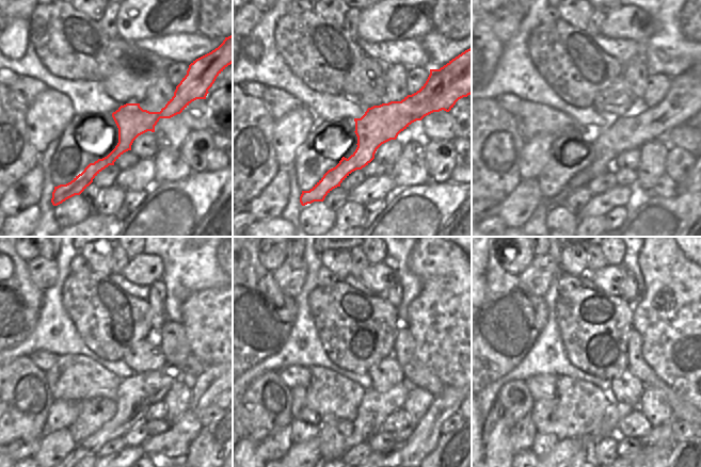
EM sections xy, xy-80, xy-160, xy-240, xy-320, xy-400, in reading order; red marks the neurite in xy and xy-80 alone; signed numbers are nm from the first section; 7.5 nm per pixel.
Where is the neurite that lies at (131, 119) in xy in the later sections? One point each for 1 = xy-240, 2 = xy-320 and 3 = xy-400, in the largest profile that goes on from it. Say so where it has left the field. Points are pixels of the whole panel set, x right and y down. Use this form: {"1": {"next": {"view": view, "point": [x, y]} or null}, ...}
{"1": {"next": {"view": "xy-240", "point": [137, 392]}}, "2": {"next": {"view": "xy-320", "point": [375, 407]}}, "3": {"next": {"view": "xy-400", "point": [616, 411]}}}

